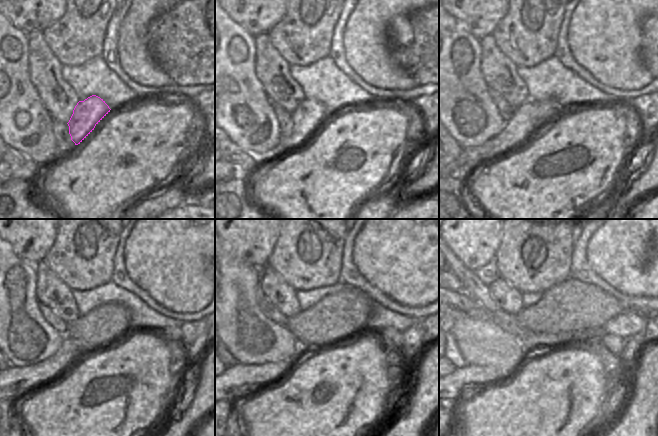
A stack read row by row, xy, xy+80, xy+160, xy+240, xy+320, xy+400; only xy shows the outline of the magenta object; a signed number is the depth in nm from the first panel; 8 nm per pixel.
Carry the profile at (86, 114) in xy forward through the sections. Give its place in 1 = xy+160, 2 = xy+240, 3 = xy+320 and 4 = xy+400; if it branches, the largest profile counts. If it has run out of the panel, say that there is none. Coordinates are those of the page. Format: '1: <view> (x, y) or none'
1: xy+160 (522, 123)
2: xy+240 (11, 383)
3: xy+320 (235, 379)
4: xy+400 (471, 375)

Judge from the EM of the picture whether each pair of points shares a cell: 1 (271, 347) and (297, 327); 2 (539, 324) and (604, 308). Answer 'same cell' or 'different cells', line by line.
1: different cells
2: same cell

